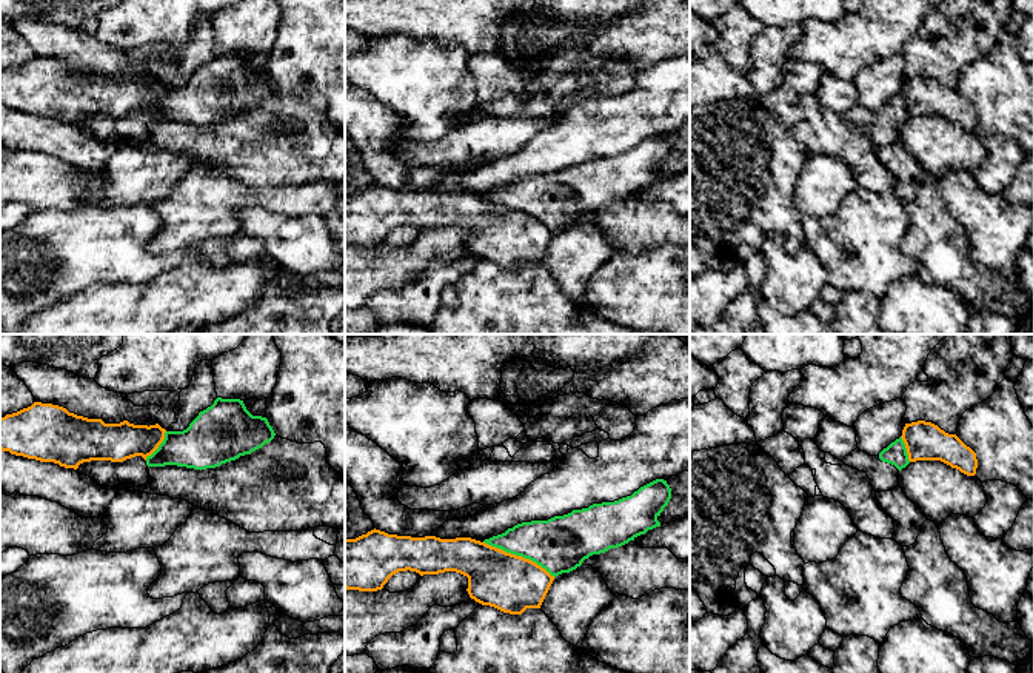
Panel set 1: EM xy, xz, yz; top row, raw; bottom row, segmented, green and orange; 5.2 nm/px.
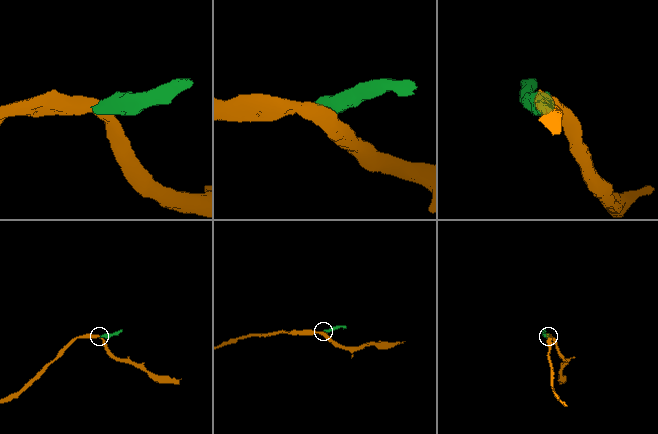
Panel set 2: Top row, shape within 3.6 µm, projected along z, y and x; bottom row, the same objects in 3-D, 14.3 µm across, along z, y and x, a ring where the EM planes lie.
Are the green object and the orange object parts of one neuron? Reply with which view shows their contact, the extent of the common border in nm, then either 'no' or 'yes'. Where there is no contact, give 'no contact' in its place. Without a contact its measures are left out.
xz | 420 nm | no

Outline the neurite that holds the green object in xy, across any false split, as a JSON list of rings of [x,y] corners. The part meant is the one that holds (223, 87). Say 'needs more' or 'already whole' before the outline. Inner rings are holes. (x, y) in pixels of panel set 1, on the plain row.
needs more | [[[217,52],[183,86],[166,86],[159,103],[143,114],[123,117],[91,116],[77,126],[99,140],[117,145],[146,140],[149,122],[177,120],[194,125],[216,123],[251,109],[274,94],[266,72],[252,71],[243,55]]]

